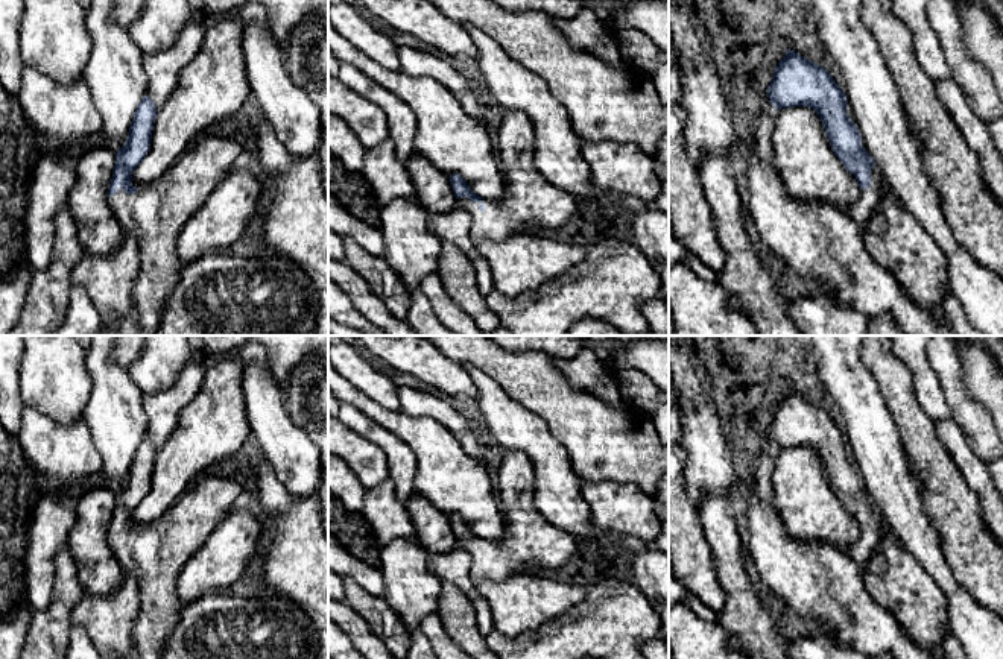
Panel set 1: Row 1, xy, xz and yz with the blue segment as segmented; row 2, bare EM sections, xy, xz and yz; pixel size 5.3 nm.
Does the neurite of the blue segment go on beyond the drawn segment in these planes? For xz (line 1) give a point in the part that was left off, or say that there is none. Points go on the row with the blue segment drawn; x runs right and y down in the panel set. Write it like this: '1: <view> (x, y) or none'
1: xz (529, 198)

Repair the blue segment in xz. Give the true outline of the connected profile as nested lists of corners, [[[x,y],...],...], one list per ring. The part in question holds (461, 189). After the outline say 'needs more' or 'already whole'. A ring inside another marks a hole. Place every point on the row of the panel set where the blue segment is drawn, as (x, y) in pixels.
[[[506,111],[497,134],[497,161],[505,196],[486,200],[471,191],[457,173],[450,176],[456,207],[473,217],[471,240],[503,241],[529,223],[558,229],[576,211],[576,197],[550,184],[535,167],[535,131],[523,112]]] | needs more

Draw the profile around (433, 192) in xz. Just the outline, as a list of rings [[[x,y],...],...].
[[[413,153],[406,170],[415,187],[415,200],[430,214],[442,214],[456,208],[450,176],[438,170],[427,158]]]

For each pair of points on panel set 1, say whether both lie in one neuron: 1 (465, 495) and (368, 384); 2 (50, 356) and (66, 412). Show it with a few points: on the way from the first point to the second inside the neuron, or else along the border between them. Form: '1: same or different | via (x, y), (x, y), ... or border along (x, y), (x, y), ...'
1: different | border along (360, 390), (388, 410), (400, 412)
2: same | via (53, 369), (53, 378), (61, 389), (63, 398)

